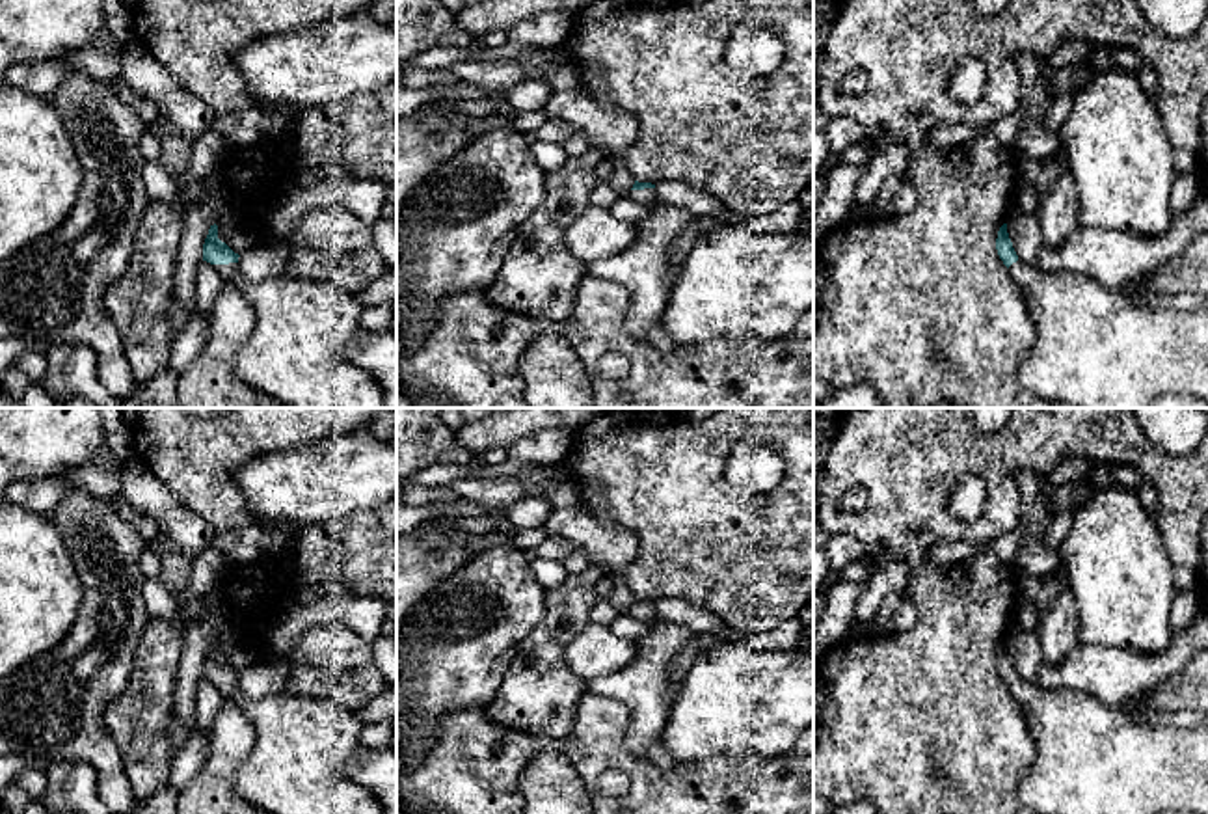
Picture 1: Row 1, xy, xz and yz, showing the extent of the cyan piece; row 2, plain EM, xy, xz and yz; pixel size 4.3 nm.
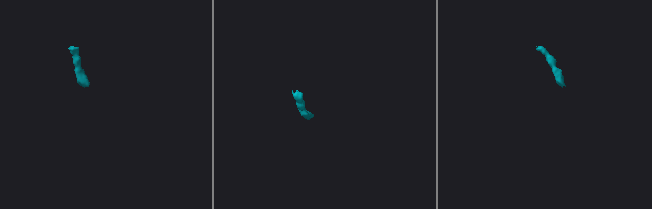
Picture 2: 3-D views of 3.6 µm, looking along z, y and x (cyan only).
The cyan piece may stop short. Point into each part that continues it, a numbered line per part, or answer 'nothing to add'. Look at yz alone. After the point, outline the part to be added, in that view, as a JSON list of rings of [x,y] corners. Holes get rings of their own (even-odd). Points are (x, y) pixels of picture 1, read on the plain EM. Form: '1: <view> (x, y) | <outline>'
1: yz (1091, 759) | [[[1022,676],[1009,684],[1014,702],[1037,723],[1037,753],[1018,780],[1020,799],[1037,814],[1208,814],[1208,725],[1152,726],[1068,687],[1044,687]]]

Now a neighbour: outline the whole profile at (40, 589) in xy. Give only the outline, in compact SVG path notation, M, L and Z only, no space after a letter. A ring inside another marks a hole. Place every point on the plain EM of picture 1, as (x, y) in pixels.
M0 503L0 680L54 648L71 631L82 598L50 516Z

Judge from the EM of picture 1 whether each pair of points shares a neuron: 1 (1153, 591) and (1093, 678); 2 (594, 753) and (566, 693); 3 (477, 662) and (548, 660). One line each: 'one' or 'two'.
1: two
2: two
3: two

